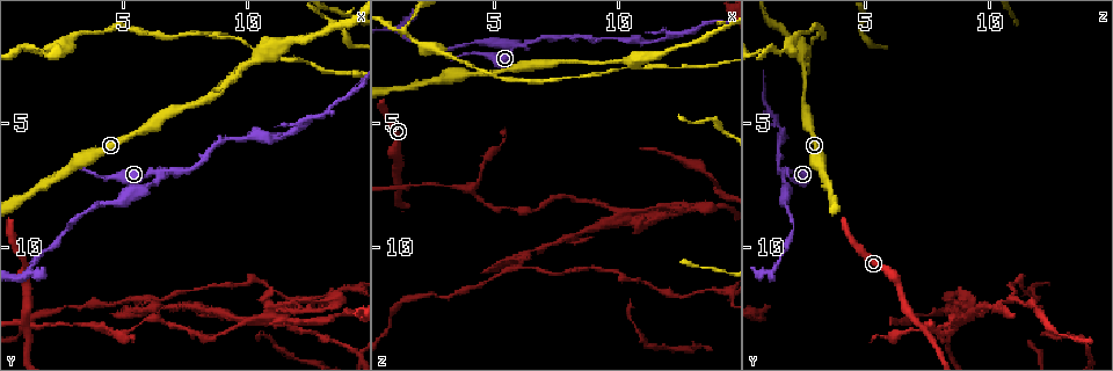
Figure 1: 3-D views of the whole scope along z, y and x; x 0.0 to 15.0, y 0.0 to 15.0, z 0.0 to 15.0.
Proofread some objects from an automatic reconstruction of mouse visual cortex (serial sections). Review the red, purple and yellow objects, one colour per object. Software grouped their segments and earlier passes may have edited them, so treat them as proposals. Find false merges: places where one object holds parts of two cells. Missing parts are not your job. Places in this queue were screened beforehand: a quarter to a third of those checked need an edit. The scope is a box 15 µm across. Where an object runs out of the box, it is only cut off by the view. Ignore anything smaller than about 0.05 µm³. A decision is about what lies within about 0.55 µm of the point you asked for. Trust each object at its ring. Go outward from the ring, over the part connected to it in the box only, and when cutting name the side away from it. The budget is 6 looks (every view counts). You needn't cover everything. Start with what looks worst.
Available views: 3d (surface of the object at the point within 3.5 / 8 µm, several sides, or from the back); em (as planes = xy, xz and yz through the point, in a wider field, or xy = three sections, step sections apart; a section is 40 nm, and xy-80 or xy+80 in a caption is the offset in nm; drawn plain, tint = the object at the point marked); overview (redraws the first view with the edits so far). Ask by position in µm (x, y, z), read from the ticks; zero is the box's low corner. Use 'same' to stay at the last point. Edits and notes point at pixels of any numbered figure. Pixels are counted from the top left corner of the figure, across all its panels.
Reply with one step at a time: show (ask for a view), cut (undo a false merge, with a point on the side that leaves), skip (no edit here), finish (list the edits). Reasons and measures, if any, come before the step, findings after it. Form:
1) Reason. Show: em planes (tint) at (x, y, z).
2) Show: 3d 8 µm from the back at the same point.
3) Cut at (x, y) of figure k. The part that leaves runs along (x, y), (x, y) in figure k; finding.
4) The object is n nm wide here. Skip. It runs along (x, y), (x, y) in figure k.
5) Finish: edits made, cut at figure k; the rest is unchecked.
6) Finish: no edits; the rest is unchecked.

Four-way junction. Show: 3d 8 µm from the back at (10.6, 2.2, 2.4).

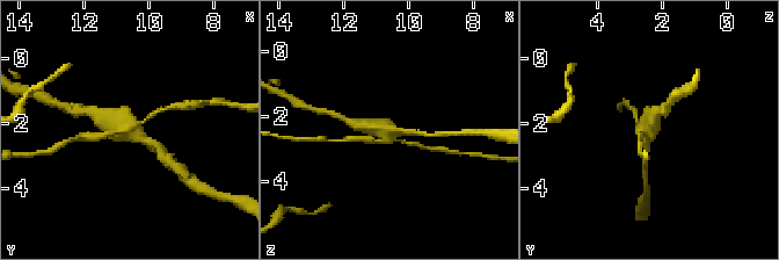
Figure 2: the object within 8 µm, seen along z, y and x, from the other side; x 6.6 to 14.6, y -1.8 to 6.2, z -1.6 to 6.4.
Show: 3d 3.5 µm at (10.6, 2.2, 2.4).

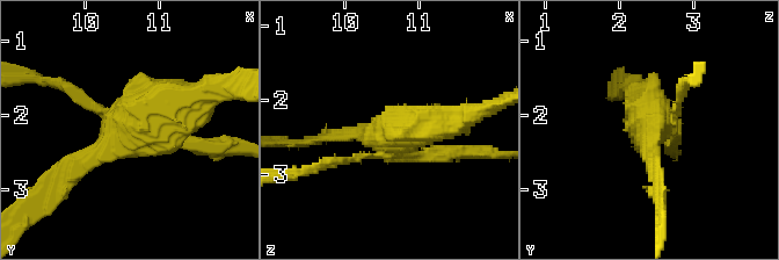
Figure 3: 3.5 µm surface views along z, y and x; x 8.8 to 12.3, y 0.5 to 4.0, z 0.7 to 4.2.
4 arms meet here; the arms are 150, 150, 150, 500 nm wide. Show: em xy step 1 (tint) at (10.50, 2.15, 2.45).

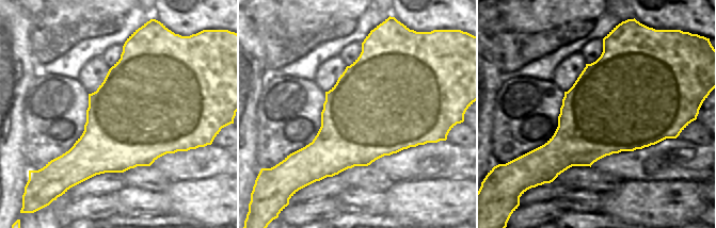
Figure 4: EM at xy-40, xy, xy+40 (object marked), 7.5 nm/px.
Cut at (457, 154) of figure 3. The part that leaves runs along (377, 154), (359, 154), (292, 173) in figure 3; a second cell is stuck on.

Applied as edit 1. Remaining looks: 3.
Show: 3d 3.5 µm at (6.4, 7.0, 1.7).

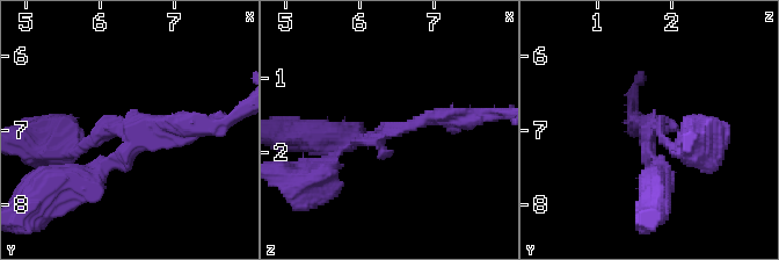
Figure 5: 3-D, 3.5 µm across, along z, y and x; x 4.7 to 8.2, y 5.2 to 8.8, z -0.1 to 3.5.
3 arms meet here; the arms are 150, 200, 200 nm wide; shape alone is not enough. Show: em xy step 5 (tint) at (6.35, 7.00, 1.75).

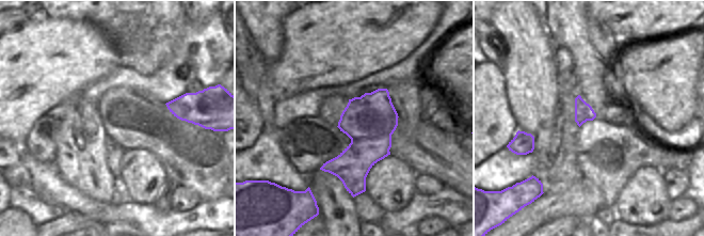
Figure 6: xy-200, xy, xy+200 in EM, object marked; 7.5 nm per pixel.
Another direction. Show: em xy step 1 (tint) at the same point.

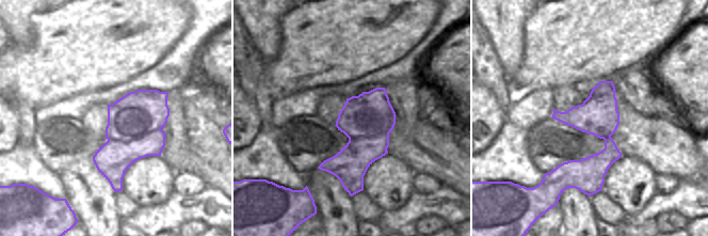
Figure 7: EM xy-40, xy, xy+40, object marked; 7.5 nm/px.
Skip. It runs along (610, 83), (608, 155), (584, 189) in figure 7; continuous, no second cell.

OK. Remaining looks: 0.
Finish: edits made, cut at figure 3; the rest is unchecked.

